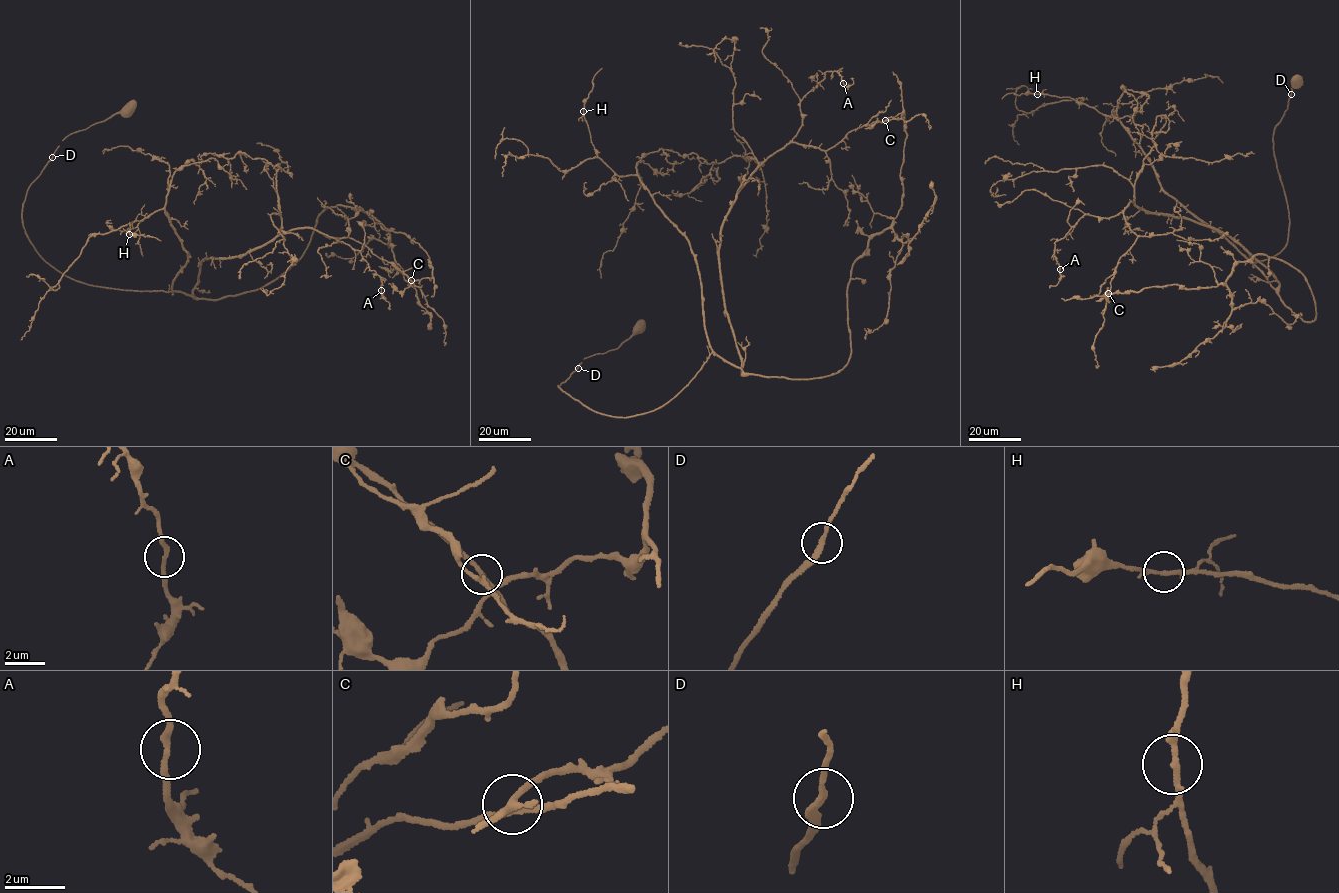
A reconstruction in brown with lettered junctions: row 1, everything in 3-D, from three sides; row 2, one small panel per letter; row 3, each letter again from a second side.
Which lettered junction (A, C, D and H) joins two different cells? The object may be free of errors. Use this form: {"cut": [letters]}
{"cut": []}

